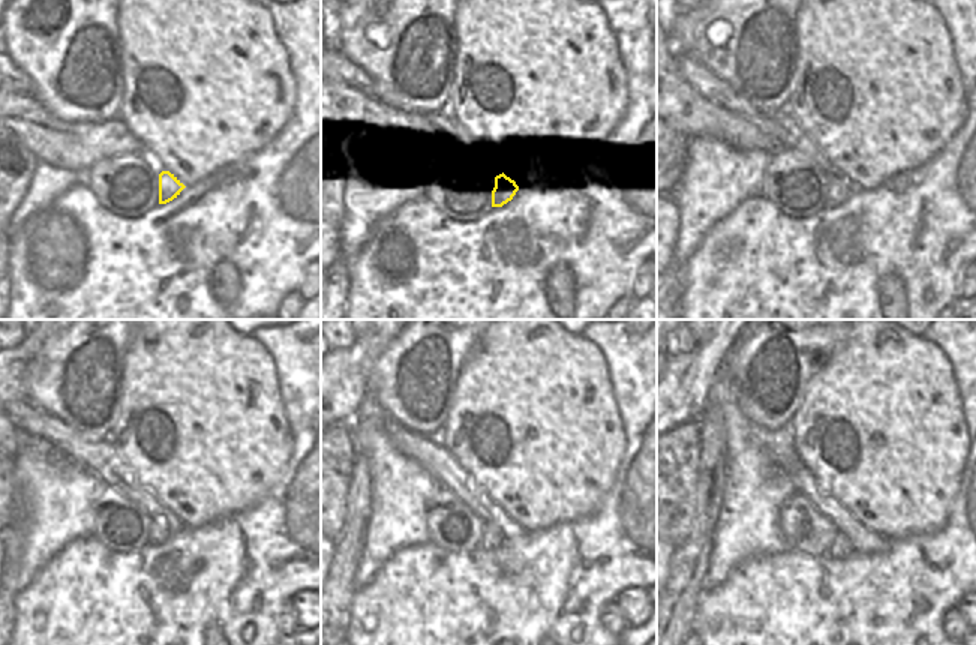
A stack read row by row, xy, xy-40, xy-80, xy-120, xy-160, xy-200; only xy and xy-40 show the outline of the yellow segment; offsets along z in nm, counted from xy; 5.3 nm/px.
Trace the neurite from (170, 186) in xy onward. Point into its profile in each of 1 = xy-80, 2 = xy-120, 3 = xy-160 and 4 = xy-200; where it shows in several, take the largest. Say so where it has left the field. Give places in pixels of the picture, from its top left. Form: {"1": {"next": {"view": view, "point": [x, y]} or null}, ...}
{"1": {"next": {"view": "xy-80", "point": [841, 188]}}, "2": {"next": {"view": "xy-120", "point": [159, 533]}}, "3": {"next": {"view": "xy-160", "point": [492, 537]}}, "4": {"next": {"view": "xy-200", "point": [841, 548]}}}

